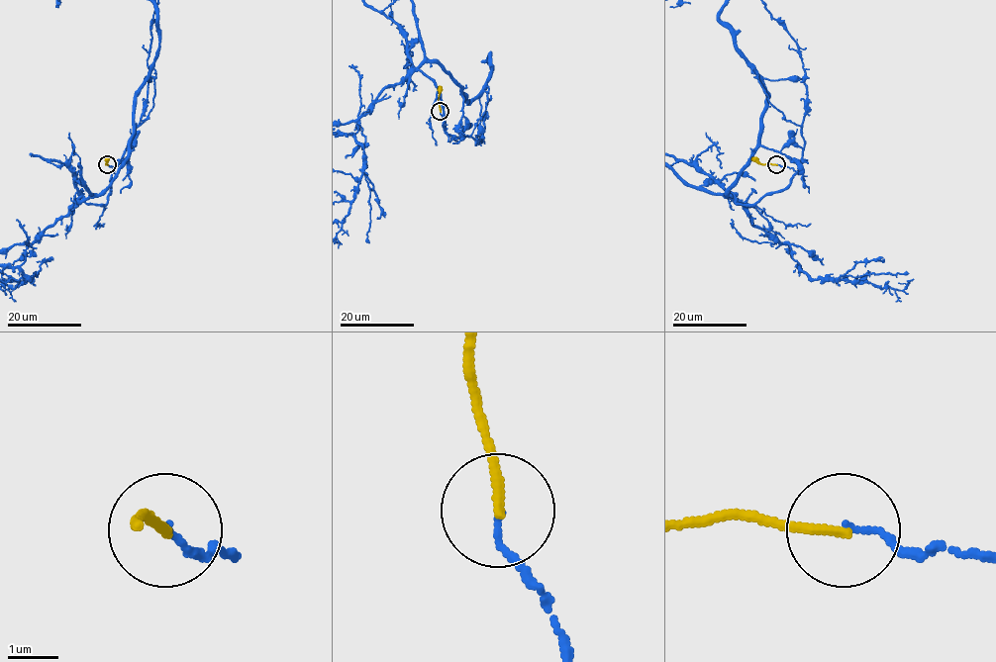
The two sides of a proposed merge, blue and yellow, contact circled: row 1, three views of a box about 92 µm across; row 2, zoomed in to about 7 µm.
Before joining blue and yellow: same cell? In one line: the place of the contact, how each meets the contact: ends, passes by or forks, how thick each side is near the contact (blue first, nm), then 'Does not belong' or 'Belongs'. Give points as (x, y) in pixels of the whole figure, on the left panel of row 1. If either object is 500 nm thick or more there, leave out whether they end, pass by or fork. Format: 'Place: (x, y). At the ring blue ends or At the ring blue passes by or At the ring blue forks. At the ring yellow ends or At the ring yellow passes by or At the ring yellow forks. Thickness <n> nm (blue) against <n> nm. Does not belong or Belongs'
Place: (107, 164). At the ring blue ends. At the ring yellow ends. Thickness 100 nm (blue) against 190 nm. Does not belong

